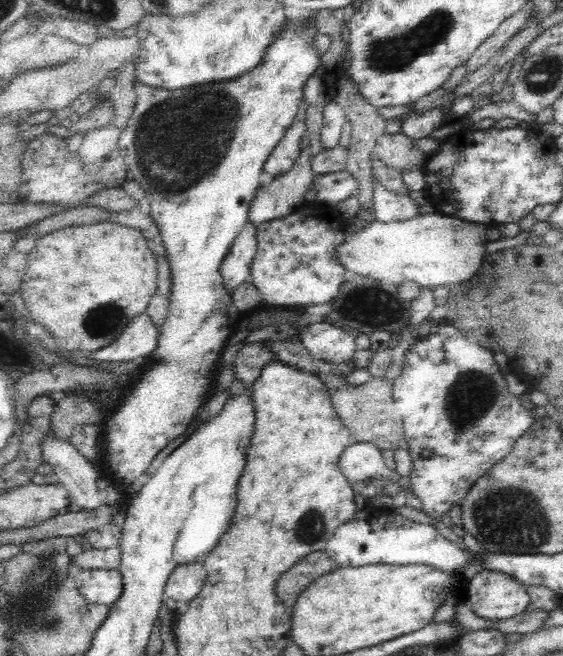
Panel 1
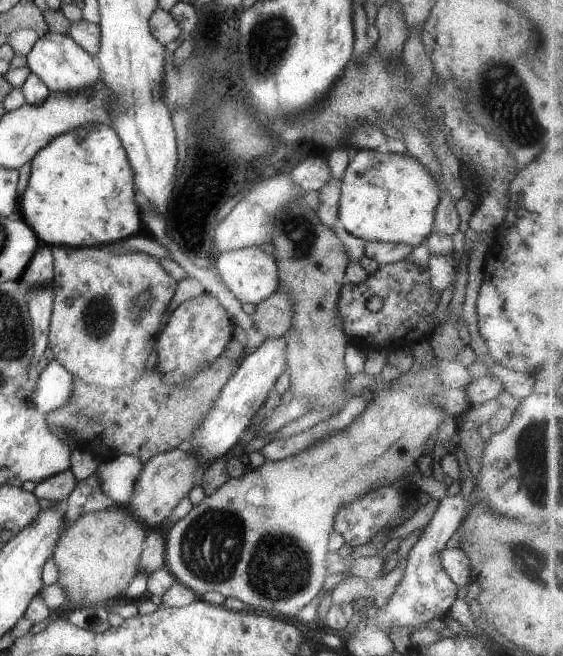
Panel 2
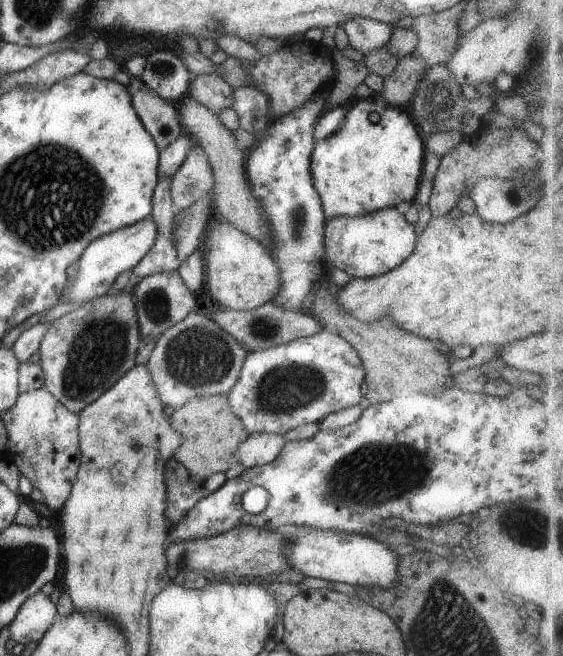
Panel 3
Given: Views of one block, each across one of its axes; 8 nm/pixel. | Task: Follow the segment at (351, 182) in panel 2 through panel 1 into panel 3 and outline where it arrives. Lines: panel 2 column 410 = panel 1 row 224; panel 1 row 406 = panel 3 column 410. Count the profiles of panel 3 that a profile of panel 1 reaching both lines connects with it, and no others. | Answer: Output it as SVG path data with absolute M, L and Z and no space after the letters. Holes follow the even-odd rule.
M380 94L360 100L348 109L341 127L315 143L311 152L311 175L322 201L324 216L327 220L337 216L364 216L364 213L396 207L399 202L412 202L423 178L425 153L424 138L406 112L386 105Z

